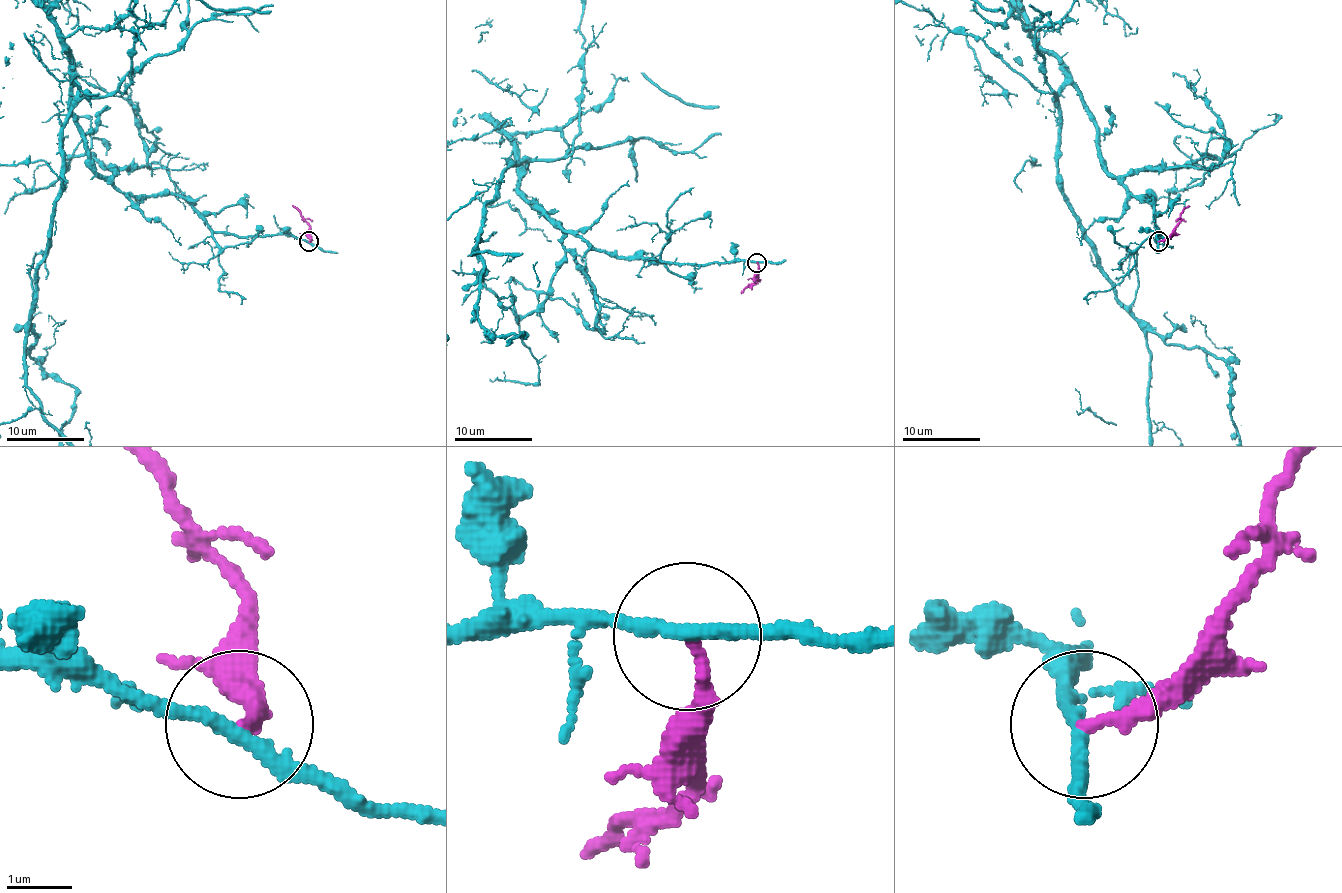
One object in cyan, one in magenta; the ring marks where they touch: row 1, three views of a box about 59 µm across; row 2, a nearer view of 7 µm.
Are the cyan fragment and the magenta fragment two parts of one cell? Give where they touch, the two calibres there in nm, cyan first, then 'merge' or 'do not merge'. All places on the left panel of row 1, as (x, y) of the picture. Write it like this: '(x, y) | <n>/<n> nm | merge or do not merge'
(309, 241) | 220/190 nm | do not merge

